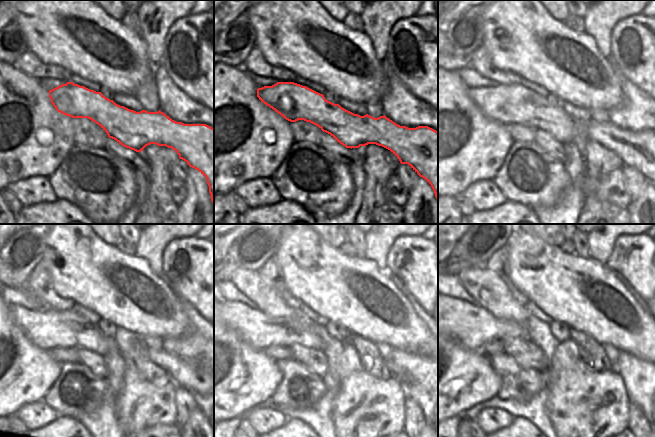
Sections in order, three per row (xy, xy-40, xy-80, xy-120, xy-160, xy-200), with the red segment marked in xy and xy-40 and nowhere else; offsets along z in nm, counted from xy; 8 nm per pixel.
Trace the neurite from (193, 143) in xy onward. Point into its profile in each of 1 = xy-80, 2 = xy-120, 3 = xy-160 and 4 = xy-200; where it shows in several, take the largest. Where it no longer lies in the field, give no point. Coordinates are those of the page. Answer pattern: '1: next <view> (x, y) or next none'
1: next xy-80 (506, 103)
2: next xy-120 (49, 328)
3: next xy-160 (260, 331)
4: next xy-200 (470, 325)

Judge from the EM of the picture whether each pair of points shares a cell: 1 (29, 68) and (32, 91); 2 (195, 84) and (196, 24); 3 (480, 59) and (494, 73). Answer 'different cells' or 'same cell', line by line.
1: different cells
2: same cell
3: same cell

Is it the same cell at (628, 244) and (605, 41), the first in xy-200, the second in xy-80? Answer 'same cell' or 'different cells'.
different cells

